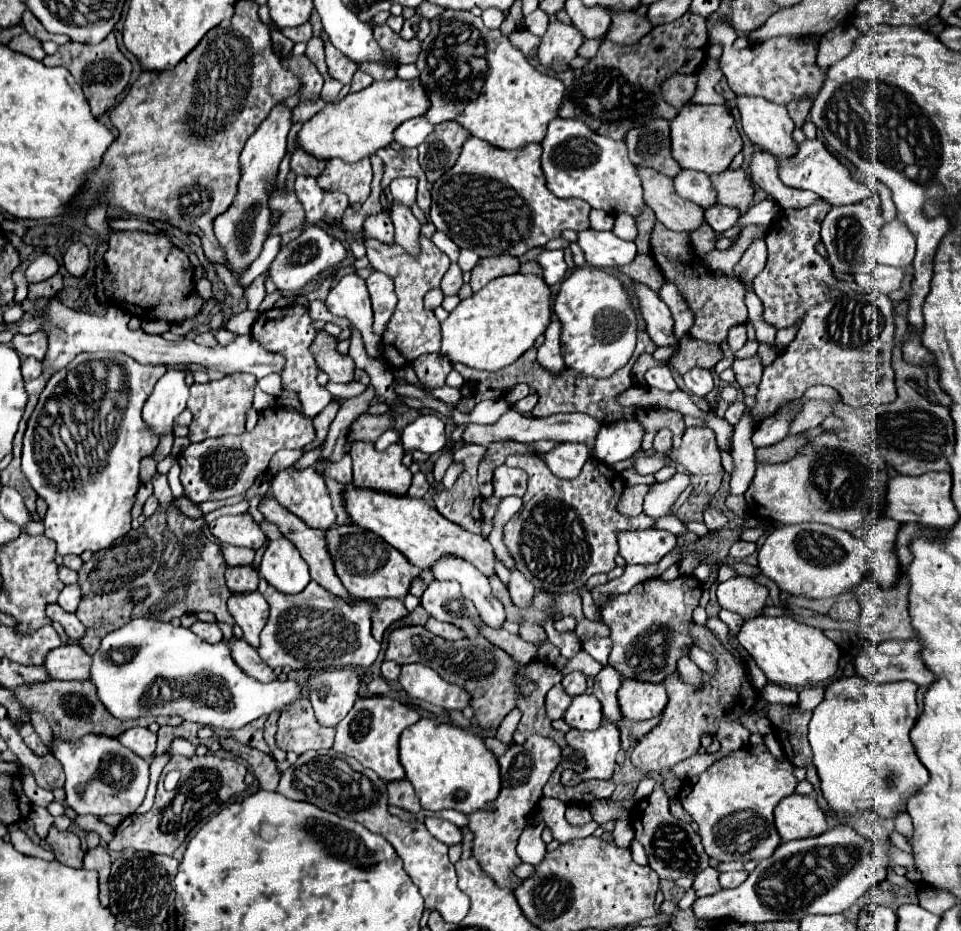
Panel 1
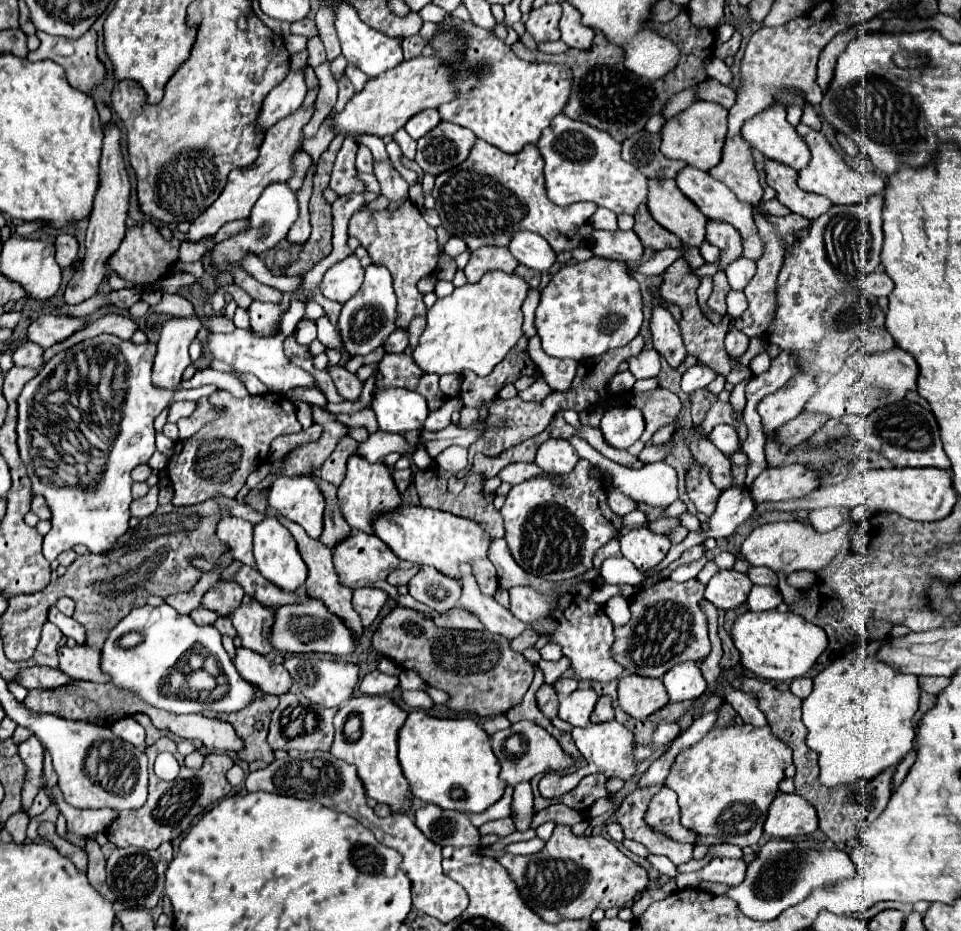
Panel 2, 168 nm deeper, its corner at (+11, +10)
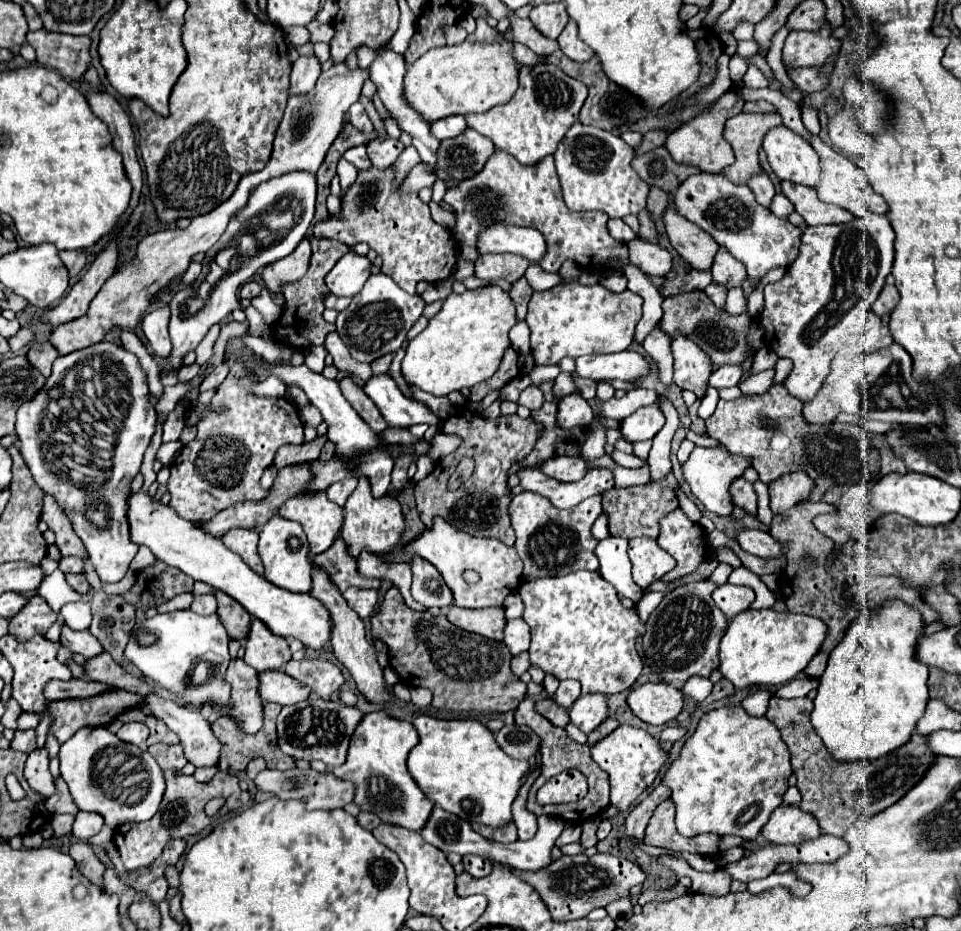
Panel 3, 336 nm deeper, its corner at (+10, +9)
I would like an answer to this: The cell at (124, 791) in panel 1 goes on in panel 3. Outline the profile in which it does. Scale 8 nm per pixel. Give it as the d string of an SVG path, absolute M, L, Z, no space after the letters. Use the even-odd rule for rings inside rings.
M83 727L61 745L61 775L81 811L99 813L105 825L117 829L125 823L149 821L163 799L165 777L157 761L139 747L121 741L105 727Z

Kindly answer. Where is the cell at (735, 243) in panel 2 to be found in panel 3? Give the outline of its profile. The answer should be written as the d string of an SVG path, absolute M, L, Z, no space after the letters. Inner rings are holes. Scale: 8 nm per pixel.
M725 247L719 249L711 273L713 273L713 283L723 285L727 289L741 287L741 283L747 279L747 271L745 271L743 263L733 259Z

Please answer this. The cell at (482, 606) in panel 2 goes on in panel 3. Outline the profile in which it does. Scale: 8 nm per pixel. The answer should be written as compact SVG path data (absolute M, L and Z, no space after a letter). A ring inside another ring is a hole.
M523 619L507 621L507 625L505 625L505 645L509 647L509 653L513 657L525 653L529 649L529 641L531 641L529 625Z

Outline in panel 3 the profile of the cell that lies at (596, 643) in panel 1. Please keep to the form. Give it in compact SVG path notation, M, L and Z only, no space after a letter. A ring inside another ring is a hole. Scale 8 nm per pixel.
M597 571L527 579L519 587L519 595L525 603L523 619L531 627L531 667L539 667L559 681L581 681L583 695L629 691L641 677L643 661L635 643L645 633L645 623L635 605L631 609L621 605L617 589L605 583Z

